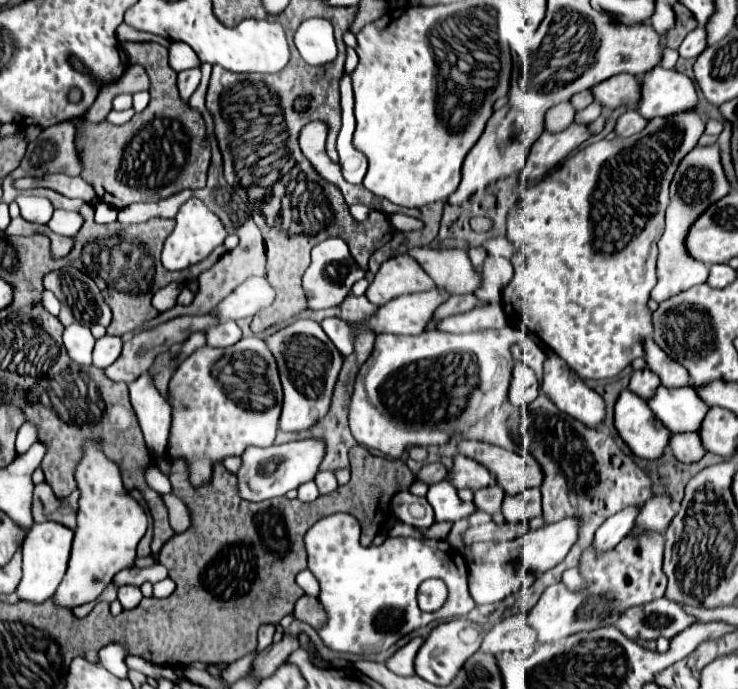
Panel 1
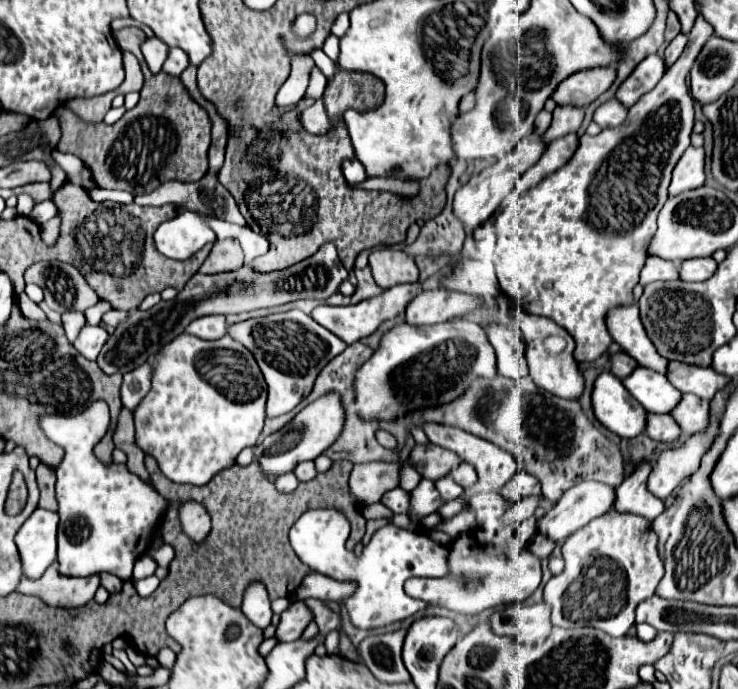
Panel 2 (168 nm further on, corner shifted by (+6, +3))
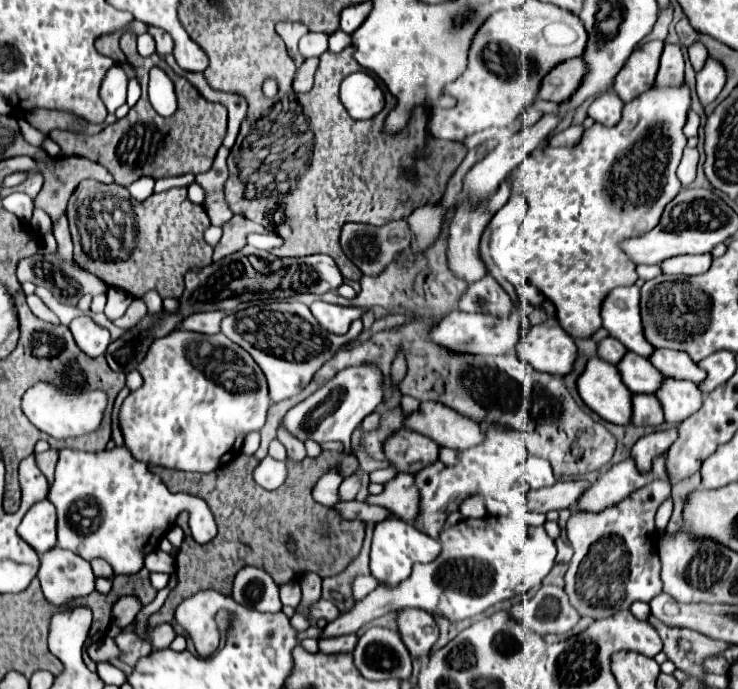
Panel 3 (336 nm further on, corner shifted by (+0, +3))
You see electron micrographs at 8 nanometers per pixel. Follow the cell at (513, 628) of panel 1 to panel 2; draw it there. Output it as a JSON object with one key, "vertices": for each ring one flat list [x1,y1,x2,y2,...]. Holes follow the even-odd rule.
{"vertices":[[536,602,530,606,514,604,490,616,490,626,496,634,518,636,520,644,534,644,550,634,550,606]]}

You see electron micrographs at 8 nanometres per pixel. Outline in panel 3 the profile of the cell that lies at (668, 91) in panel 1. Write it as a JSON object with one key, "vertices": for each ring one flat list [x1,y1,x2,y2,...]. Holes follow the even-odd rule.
{"vertices":[[654,40,646,42,642,48,632,52,632,56,614,80,614,92,622,98,622,102,630,102,632,98,640,96,644,90,654,86,662,48,664,42]]}

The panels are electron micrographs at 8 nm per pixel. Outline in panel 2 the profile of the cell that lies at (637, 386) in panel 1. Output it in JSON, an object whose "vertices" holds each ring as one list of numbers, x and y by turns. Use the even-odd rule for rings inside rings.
{"vertices":[[616,352,616,354,610,354,610,372,618,378,626,378,626,374,630,374,630,370,634,370,636,362,634,358,630,358,626,352]]}

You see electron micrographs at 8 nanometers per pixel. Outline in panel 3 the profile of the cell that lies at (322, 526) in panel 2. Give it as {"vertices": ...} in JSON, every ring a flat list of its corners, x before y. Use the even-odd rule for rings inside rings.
{"vertices":[[390,518,374,528,374,544,372,544,372,554,370,554,370,572,378,580,380,586,398,586,412,574,414,564,428,564,440,556,440,542,436,538,430,538,428,534,422,534,418,528]]}

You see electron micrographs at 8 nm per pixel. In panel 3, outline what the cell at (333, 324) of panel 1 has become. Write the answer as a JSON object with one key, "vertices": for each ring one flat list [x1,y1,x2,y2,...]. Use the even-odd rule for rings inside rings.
{"vertices":[[314,302,310,306,314,318,320,322,322,328,334,332,334,334,344,334,350,330,350,324,358,318,364,318,366,308,354,308,354,306,336,306,336,304,326,304,326,302]]}

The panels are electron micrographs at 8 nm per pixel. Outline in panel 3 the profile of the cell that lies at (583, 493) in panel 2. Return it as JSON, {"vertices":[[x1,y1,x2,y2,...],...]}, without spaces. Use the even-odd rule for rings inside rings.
{"vertices":[[664,456,654,460,654,468,650,474,638,474,634,460,628,458,616,466,612,466,606,474,602,474,596,482,584,490,584,496,578,498,578,504,574,506,574,512,588,510,588,512,600,512,608,506,616,506,616,502,624,500,632,490,638,490,640,486,646,486,652,480,666,480,666,468,664,468]]}

